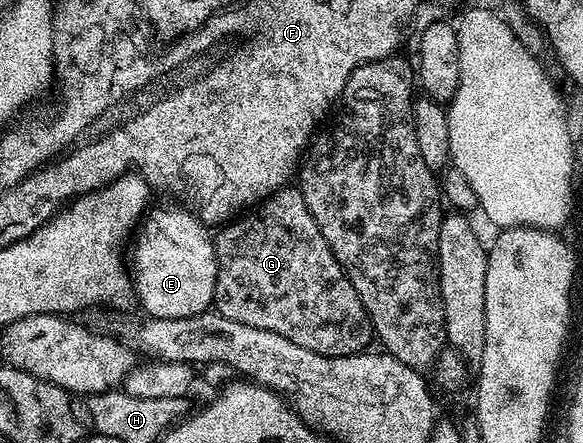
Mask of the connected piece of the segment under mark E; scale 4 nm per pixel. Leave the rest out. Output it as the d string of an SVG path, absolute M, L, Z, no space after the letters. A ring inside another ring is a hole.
M151 207L136 232L132 279L137 303L142 303L142 312L158 318L188 318L207 311L214 303L214 287L218 273L218 259L214 253L214 236L211 229L203 224L189 208Z

